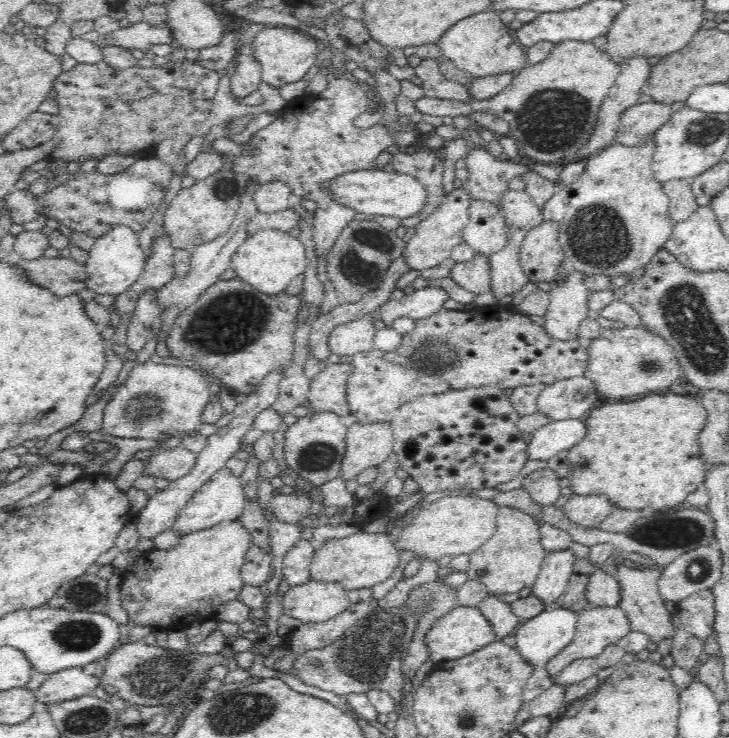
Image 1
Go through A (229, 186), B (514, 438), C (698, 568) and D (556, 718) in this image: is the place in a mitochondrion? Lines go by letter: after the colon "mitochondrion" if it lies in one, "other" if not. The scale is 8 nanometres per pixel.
A: mitochondrion
B: other
C: mitochondrion
D: other

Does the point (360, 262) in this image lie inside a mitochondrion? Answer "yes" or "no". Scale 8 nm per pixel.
yes

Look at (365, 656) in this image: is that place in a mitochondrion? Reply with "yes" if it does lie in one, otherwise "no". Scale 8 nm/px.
yes

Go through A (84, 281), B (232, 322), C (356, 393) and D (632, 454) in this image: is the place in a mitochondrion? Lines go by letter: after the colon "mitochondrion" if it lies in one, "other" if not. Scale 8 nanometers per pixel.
A: other
B: mitochondrion
C: other
D: other

